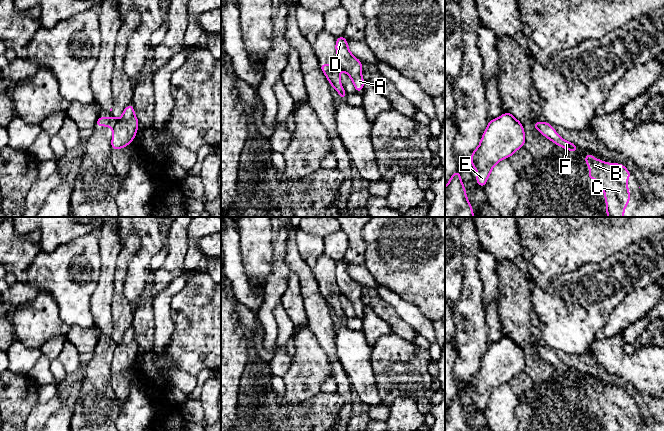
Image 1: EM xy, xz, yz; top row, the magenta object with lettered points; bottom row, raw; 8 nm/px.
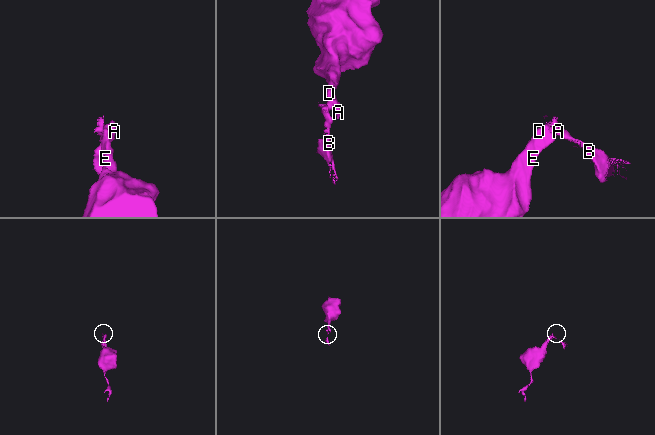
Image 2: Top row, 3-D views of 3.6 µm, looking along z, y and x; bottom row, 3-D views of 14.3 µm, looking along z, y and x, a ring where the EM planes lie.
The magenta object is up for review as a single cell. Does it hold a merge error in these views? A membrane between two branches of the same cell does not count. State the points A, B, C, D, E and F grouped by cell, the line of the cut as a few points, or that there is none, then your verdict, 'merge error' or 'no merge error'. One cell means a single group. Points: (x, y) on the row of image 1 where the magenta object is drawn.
A D E / B C F; cut in xy along (117, 120), (113, 129); merge error

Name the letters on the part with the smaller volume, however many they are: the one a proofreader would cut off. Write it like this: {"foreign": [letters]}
{"foreign": ["B", "C", "F"]}

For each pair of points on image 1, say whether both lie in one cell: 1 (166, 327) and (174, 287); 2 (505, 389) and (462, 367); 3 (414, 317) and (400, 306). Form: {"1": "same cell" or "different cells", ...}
{"1": "same cell", "2": "different cells", "3": "same cell"}

